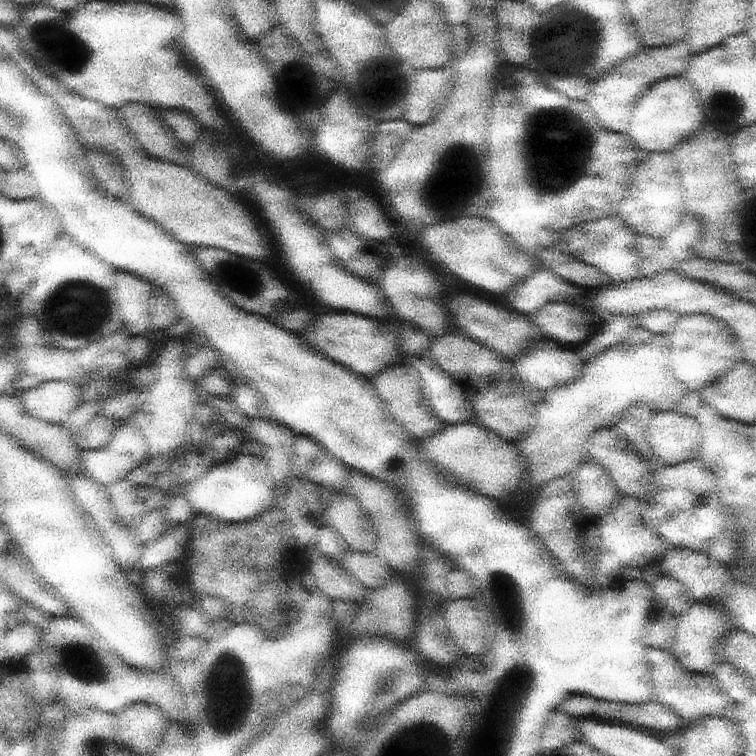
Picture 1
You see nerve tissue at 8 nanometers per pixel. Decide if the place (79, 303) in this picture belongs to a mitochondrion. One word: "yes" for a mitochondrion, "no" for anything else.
yes

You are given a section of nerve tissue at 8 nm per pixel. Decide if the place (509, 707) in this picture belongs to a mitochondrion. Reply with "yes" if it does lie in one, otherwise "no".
yes

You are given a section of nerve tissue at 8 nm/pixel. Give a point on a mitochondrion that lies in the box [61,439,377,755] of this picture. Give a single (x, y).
(220, 675)

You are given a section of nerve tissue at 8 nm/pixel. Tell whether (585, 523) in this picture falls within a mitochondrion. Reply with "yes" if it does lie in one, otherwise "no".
no

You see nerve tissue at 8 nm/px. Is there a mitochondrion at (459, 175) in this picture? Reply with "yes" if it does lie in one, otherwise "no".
yes

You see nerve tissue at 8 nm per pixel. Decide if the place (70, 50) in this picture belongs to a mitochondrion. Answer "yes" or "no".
yes

